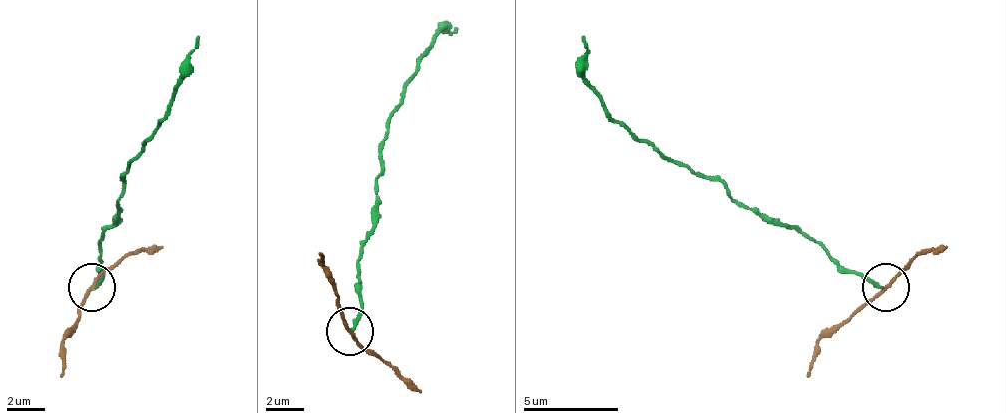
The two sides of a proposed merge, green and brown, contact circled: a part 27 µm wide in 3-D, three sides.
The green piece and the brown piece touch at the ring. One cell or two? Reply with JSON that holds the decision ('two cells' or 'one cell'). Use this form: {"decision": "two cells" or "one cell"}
{"decision": "two cells"}

